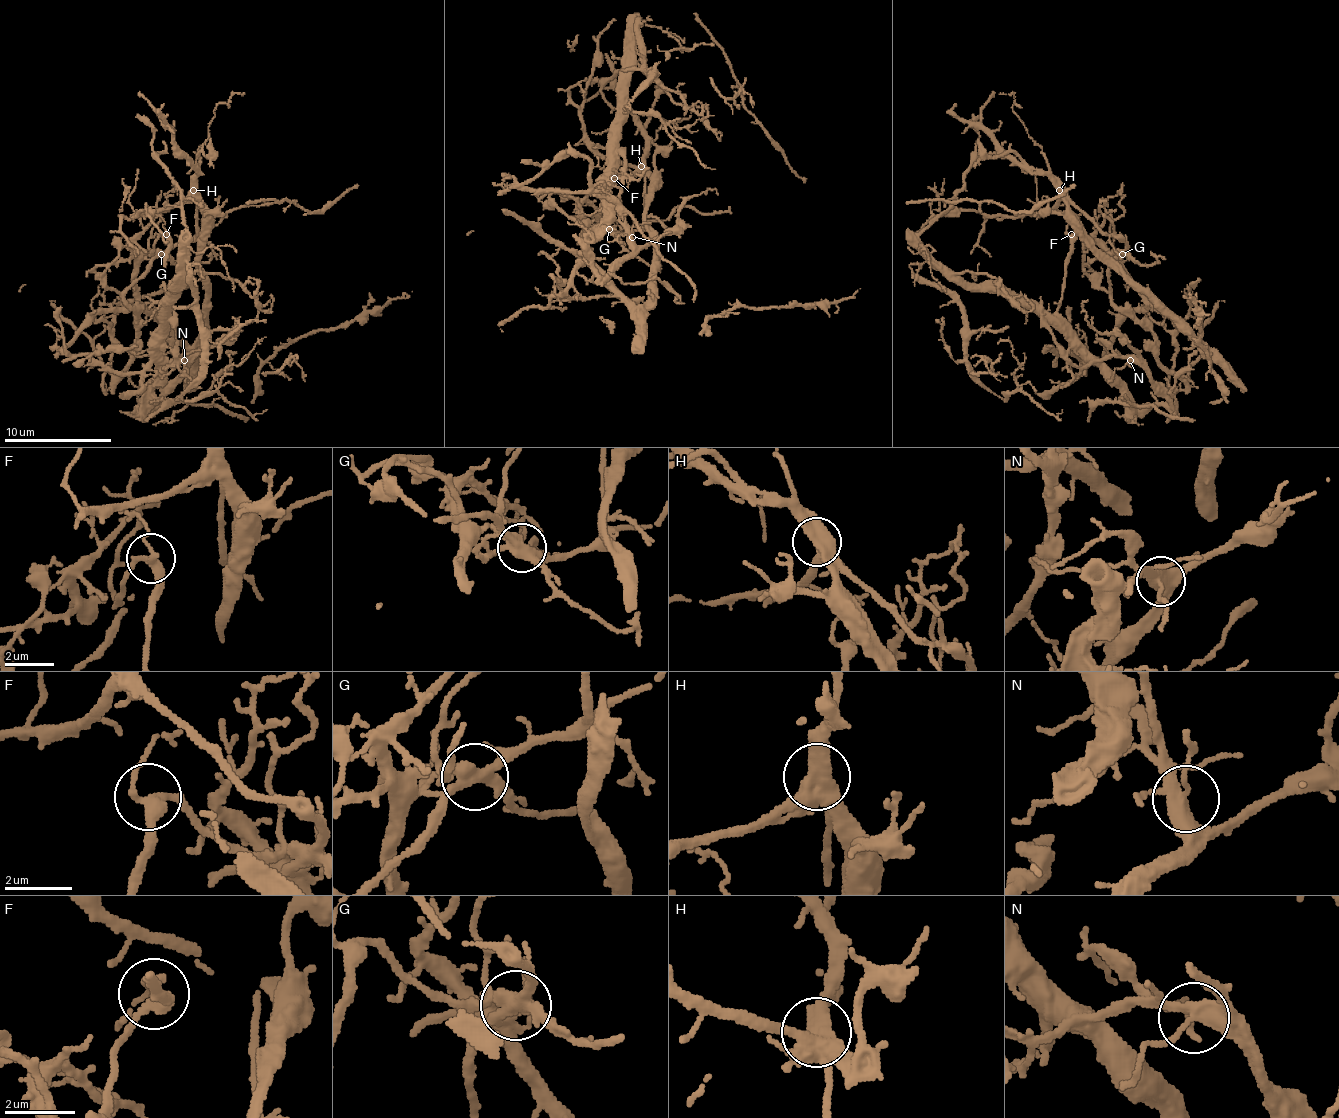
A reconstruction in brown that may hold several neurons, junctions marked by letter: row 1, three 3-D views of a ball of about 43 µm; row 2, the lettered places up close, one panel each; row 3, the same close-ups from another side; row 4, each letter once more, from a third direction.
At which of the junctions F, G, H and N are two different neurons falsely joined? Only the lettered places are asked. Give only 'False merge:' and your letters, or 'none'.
False merge: G, H

